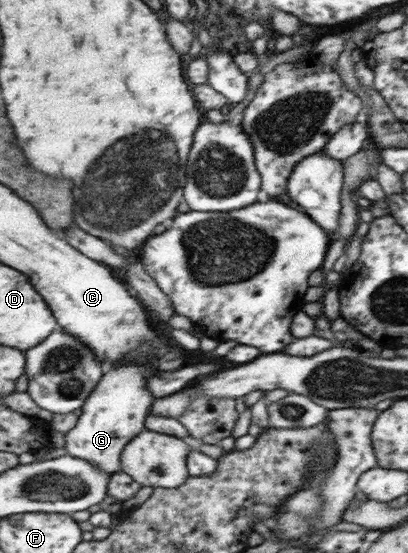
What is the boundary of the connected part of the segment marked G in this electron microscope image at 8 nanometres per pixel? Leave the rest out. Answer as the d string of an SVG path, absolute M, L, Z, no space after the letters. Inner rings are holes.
M124 361L108 367L93 395L84 404L76 427L66 434L65 449L70 455L80 457L114 475L122 470L124 448L146 428L146 419L154 398L148 389L152 369Z

